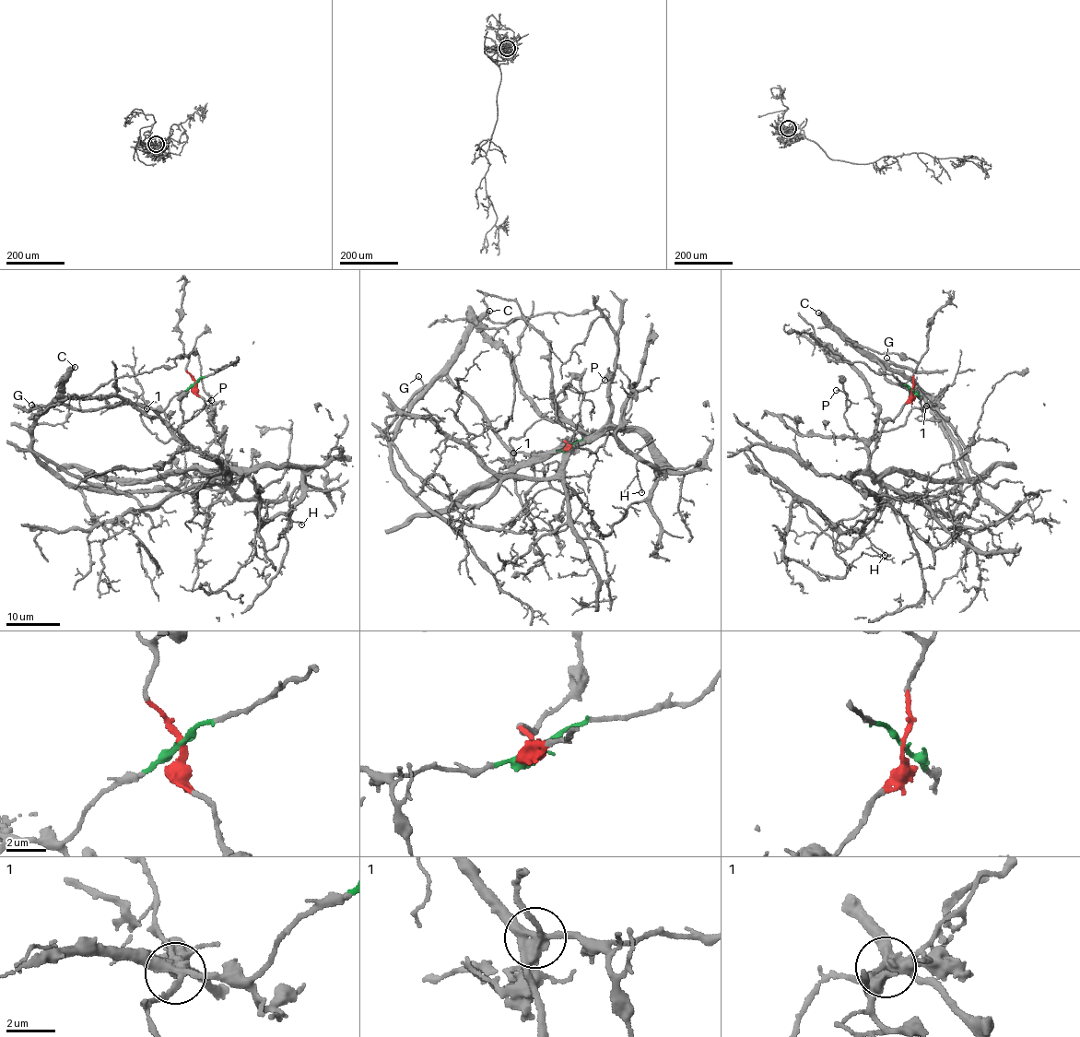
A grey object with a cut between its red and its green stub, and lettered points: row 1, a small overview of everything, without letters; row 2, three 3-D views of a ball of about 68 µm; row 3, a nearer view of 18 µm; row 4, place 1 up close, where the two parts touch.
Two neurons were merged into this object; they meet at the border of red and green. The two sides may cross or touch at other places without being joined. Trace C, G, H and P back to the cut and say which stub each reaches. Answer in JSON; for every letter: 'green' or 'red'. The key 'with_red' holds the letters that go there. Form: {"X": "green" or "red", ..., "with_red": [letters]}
{"C": "green", "G": "green", "H": "red", "P": "red", "with_red": ["H", "P"]}

